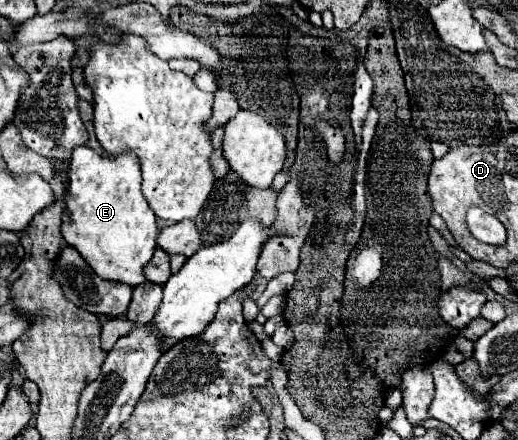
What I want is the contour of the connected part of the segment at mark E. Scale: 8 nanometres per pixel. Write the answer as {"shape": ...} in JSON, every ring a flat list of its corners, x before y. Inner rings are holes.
{"shape":[[88,145,74,149,68,167,66,207,62,211,62,237,88,261,88,265,98,277,128,283,130,287,136,287,146,281,142,275,142,267,150,261,158,237,156,215,146,203,140,185,140,161,132,151,120,155,98,155]]}

